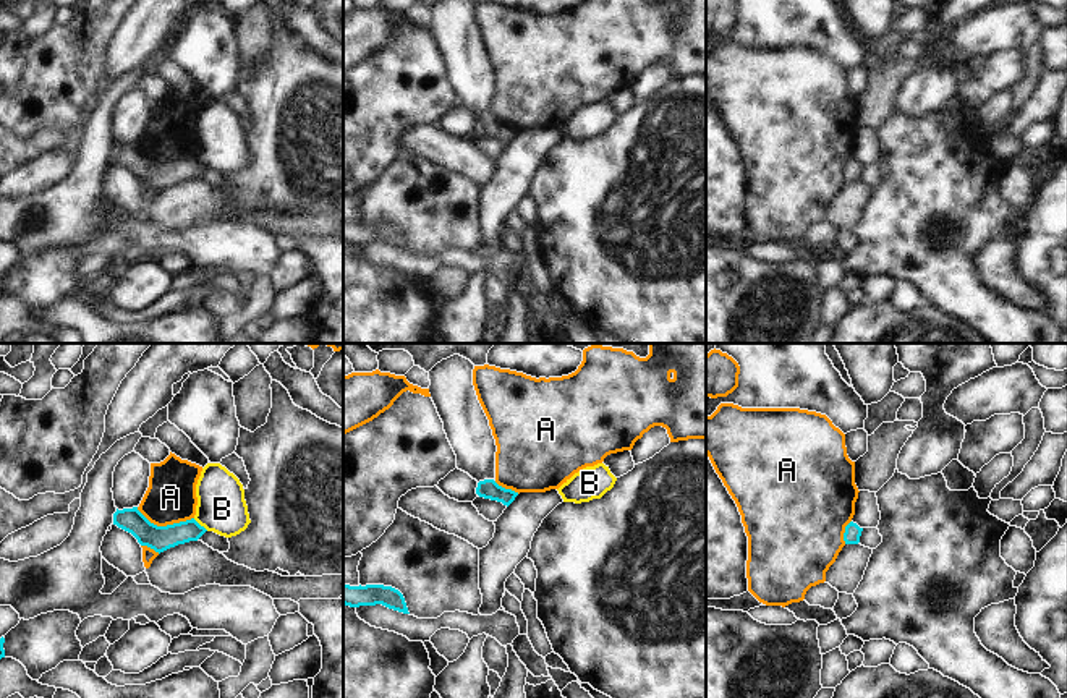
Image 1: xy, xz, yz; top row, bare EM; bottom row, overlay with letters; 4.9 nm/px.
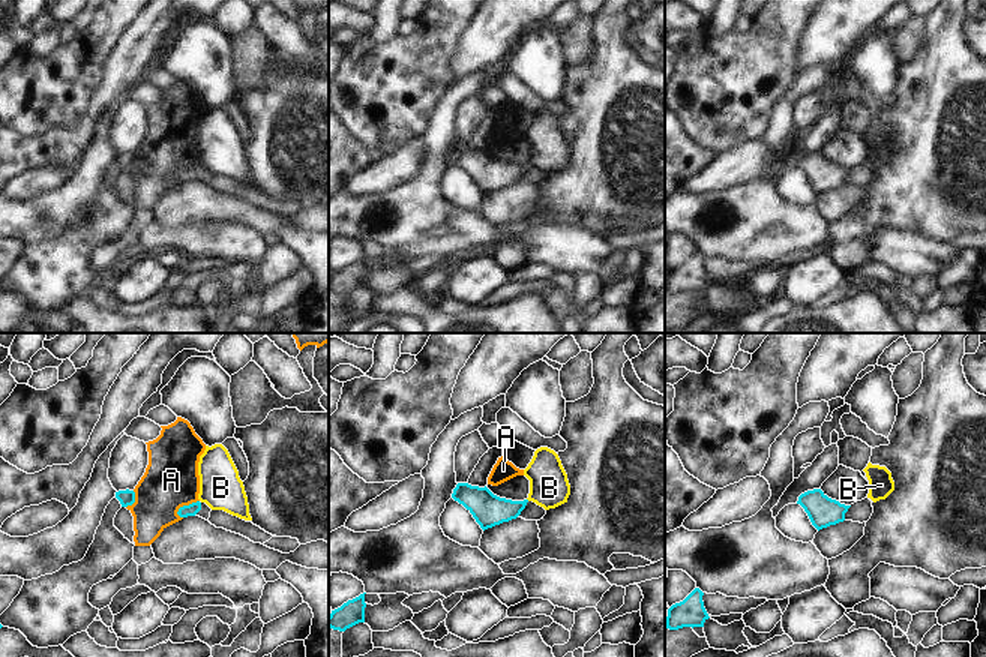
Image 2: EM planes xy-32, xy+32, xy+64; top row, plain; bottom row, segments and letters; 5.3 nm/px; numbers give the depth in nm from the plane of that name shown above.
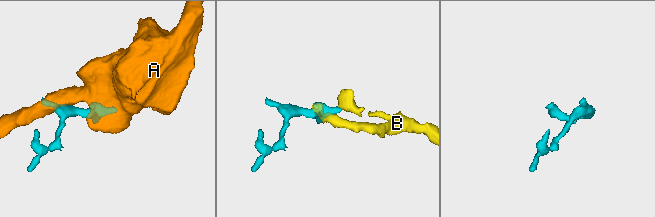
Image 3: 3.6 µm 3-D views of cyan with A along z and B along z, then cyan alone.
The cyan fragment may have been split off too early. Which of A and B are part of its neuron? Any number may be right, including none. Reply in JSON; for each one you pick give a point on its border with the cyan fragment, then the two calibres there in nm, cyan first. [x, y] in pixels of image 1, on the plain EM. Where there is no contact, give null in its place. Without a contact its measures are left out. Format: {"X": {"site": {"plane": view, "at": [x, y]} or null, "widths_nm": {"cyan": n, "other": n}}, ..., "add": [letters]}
{"add": []}

